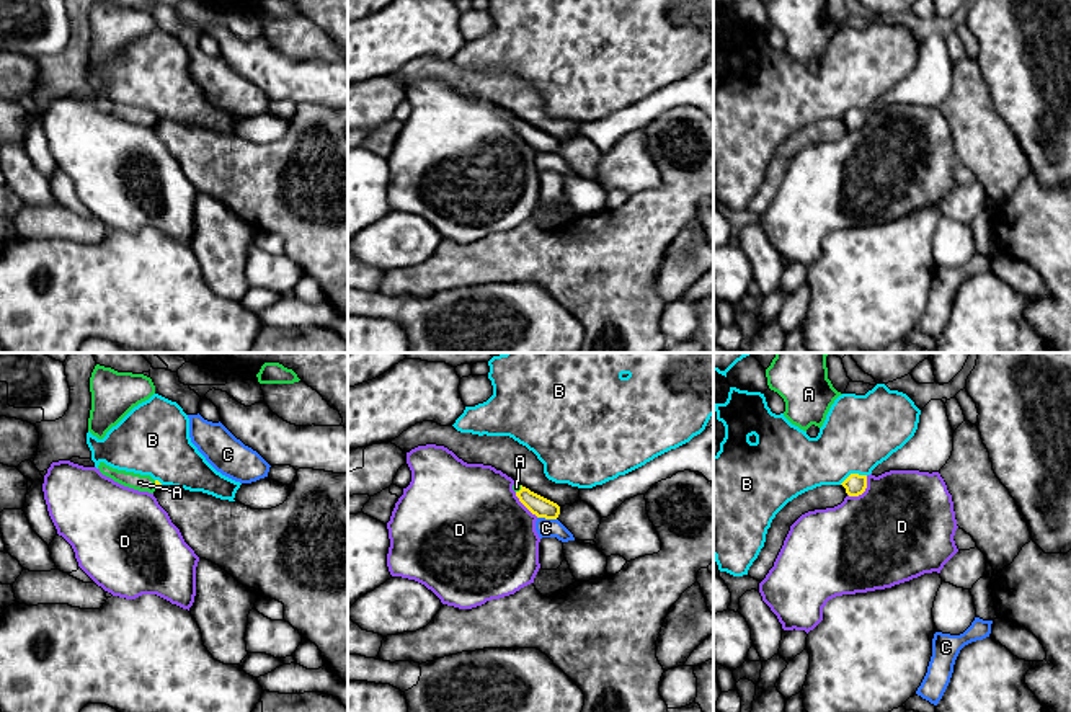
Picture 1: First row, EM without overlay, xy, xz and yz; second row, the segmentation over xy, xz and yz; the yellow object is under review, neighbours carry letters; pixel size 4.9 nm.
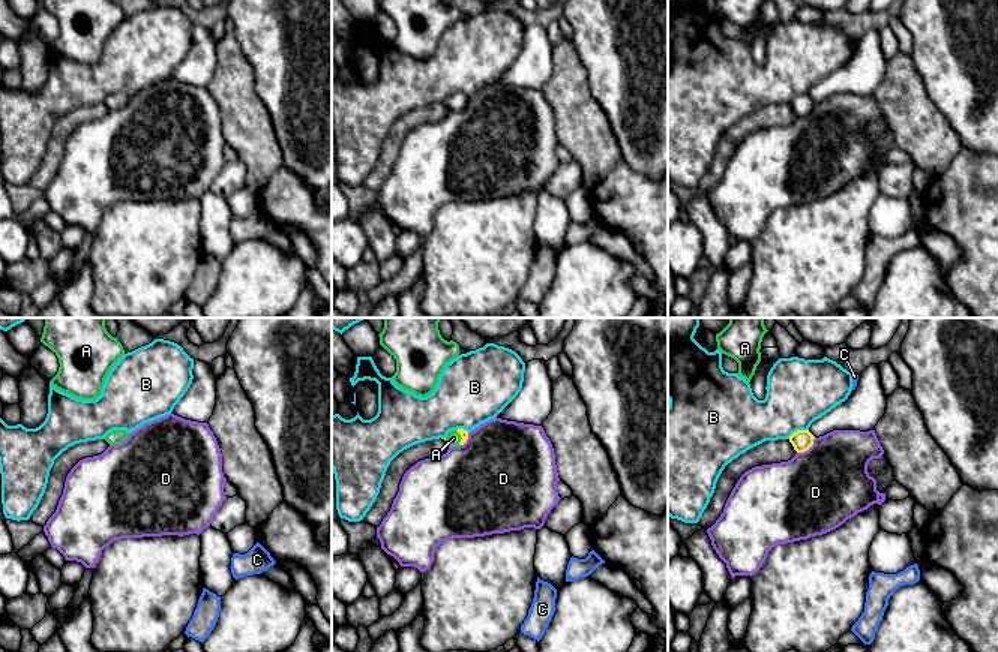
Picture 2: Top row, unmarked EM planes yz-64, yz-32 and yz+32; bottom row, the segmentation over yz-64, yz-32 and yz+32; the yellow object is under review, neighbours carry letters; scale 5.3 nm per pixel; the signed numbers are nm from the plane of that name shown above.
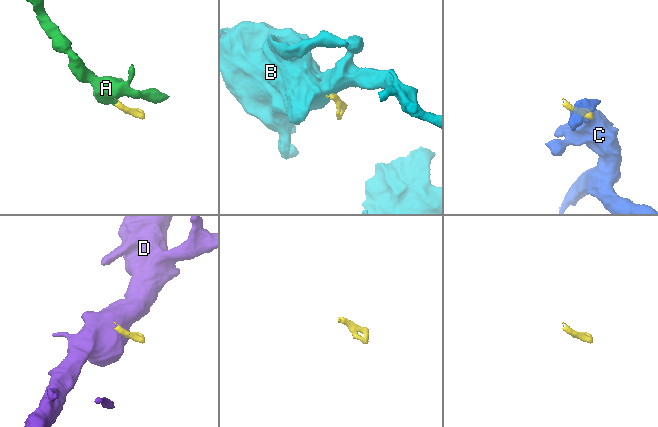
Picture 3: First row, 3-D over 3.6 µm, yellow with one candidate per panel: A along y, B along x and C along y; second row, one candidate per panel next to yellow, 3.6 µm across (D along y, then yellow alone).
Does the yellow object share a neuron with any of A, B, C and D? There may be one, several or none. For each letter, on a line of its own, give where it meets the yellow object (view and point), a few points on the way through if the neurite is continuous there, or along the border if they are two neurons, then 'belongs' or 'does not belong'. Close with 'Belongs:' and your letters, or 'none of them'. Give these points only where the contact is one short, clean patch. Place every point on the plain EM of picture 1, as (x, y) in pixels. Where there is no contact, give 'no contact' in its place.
A: xz (521, 123) | across xz (537, 139), (521, 123), (516, 121) | belongs
B: yz (853, 108) | along yz (866, 108), (849, 108), (839, 118) | does not belong
C: xz (547, 152) | does not belong
D: yz (864, 124) | along yz (867, 110), (864, 124), (849, 131) | does not belong
Belongs: A

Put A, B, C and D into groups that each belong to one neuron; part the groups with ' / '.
A / B / C / D

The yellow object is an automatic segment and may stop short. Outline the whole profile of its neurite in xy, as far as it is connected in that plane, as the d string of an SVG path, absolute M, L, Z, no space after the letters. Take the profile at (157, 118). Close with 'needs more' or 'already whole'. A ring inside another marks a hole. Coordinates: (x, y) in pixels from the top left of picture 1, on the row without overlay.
M100 96L98 103L103 109L113 113L114 116L139 126L153 127L157 122L162 121L162 118L158 114L153 114L150 109L118 105L106 100L104 96Z | needs more

